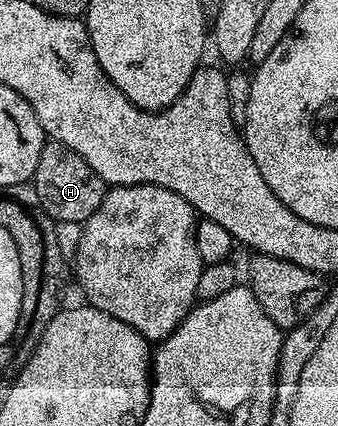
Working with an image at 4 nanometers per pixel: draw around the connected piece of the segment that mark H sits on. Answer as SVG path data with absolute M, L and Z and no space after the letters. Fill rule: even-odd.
M48 142L40 150L40 162L36 162L32 187L43 210L51 216L47 216L51 221L77 225L81 225L98 209L108 191L96 170L92 170L80 154L57 142Z

